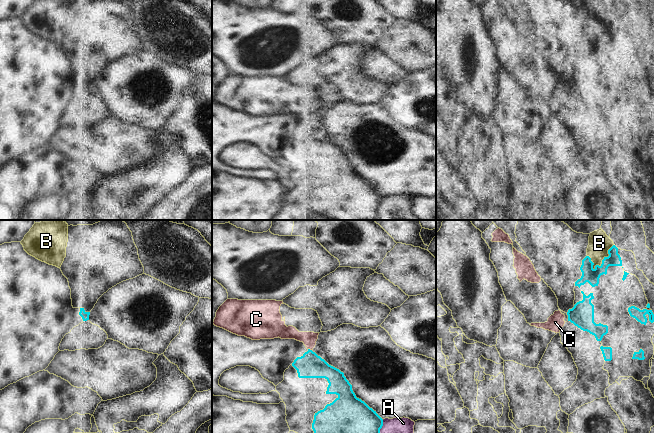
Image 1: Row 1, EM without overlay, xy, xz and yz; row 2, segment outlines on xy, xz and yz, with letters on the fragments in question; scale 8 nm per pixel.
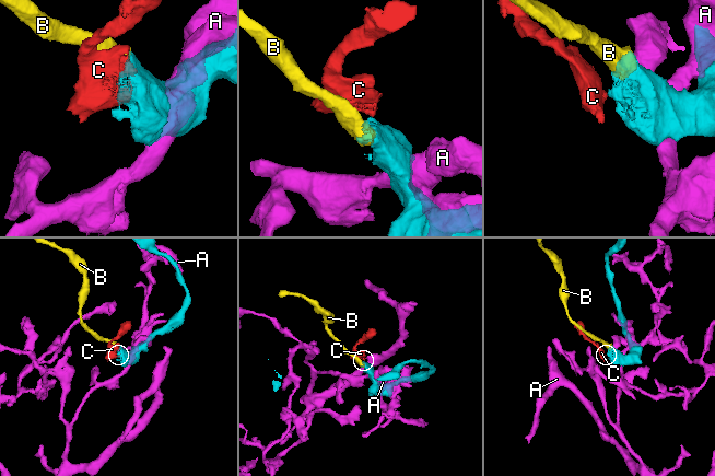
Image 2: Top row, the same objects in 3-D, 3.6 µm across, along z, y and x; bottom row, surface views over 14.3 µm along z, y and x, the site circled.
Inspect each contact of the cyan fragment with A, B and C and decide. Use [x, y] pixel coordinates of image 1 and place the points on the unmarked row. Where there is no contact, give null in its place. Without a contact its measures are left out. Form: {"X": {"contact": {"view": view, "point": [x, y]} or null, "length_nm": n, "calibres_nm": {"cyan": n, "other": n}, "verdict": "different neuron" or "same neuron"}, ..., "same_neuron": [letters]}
{"A": {"contact": {"view": "xz", "point": [379, 207]}, "length_nm": 200, "calibres_nm": {"cyan": 400, "other": 300}, "verdict": "different neuron"}, "B": {"contact": {"view": "yz", "point": [604, 34]}, "length_nm": 260, "calibres_nm": {"cyan": 120, "other": 180}, "verdict": "same neuron"}, "C": {"contact": {"view": "xz", "point": [309, 125]}, "length_nm": 40, "calibres_nm": {"cyan": 200, "other": 120}, "verdict": "different neuron"}, "same_neuron": ["B"]}

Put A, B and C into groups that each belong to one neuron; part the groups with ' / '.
A / B / C

